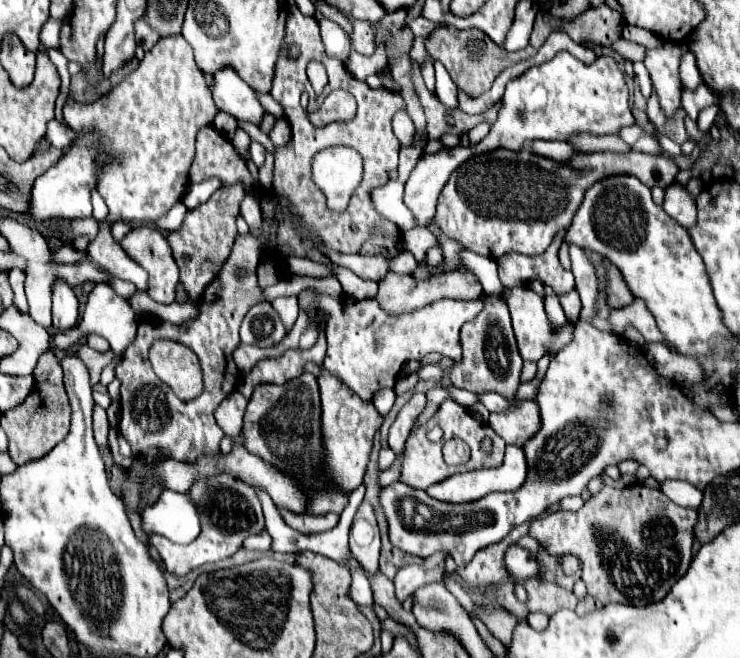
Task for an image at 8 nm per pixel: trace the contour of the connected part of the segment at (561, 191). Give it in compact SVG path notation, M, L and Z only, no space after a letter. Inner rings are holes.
M498 148L468 160L450 174L450 180L438 198L436 222L446 236L482 256L498 258L504 252L520 252L528 256L542 254L550 244L550 238L554 238L558 230L570 226L584 190L602 178L616 174L636 176L648 188L666 188L678 174L678 164L668 156L644 152L592 152L578 154L570 162L552 168L550 158L536 156L528 148L518 152Z

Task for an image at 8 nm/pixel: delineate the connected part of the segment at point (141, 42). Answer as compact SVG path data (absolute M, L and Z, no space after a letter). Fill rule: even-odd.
M144 20L136 22L136 42L138 42L138 46L144 46L144 50L150 50L158 40L160 40L160 36L156 34L154 28L150 28Z

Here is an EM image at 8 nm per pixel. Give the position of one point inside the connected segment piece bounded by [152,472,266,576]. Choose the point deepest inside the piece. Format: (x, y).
(229, 511)

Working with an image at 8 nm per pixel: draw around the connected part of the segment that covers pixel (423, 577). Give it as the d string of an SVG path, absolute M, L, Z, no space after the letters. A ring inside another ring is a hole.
M446 550L436 552L432 556L428 556L422 564L410 564L410 566L402 566L394 578L394 586L396 586L396 594L398 600L406 600L410 594L414 594L416 590L420 590L422 586L430 584L430 582L442 582L444 578L444 560L450 554Z

